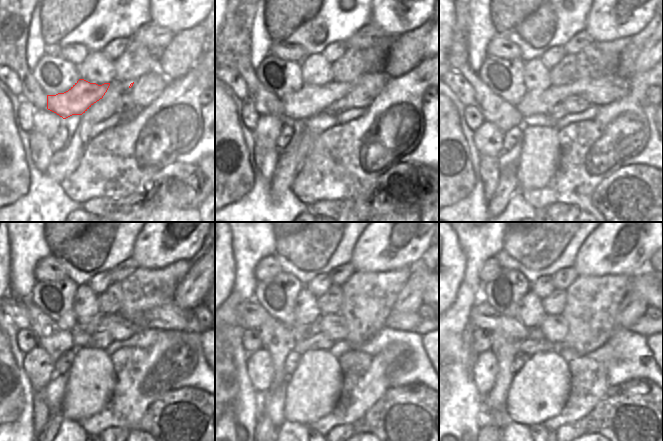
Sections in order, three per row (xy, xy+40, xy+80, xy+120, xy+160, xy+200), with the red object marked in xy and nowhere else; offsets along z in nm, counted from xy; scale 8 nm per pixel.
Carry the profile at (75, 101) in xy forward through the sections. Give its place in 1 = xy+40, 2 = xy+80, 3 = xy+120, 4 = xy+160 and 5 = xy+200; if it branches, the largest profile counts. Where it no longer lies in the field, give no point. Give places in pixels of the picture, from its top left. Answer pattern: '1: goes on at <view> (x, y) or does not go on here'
1: goes on at xy+40 (310, 100)
2: goes on at xy+80 (533, 103)
3: goes on at xy+120 (169, 317)
4: goes on at xy+160 (413, 322)
5: goes on at xy+200 (642, 326)

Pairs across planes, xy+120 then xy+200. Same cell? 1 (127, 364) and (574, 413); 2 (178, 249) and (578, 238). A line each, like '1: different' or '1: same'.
1: same
2: different

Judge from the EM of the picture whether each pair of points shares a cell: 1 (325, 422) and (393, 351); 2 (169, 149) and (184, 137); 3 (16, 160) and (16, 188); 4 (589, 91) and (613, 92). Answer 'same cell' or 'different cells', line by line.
1: same cell
2: same cell
3: same cell
4: same cell

